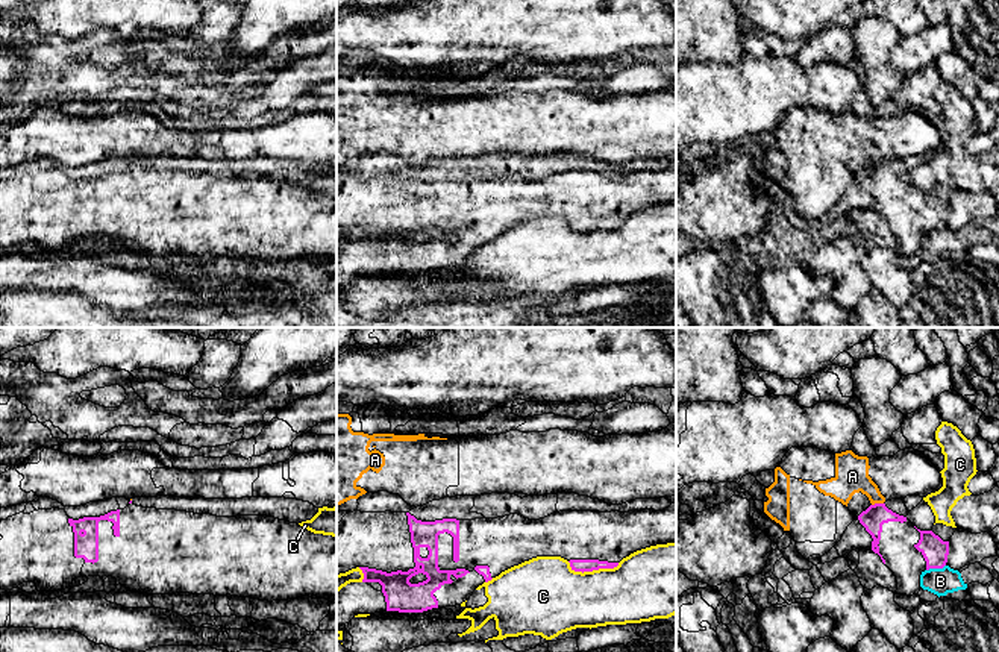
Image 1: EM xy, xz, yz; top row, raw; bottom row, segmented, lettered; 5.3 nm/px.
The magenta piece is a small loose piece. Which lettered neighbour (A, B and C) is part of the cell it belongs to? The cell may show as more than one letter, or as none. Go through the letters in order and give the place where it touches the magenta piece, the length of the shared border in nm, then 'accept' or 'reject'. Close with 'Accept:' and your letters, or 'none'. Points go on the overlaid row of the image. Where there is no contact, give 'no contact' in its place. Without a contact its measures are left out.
A: meets magenta in yz at (876, 504); contact 70 nm long; reject
B: meets magenta in yz at (936, 567); contact 110 nm long; reject
C: meets magenta in xz at (593, 569); contact 280 nm long; reject
Accept: none

